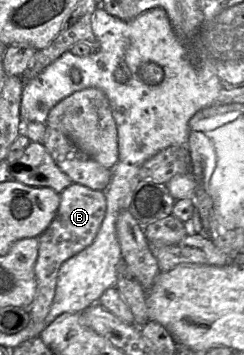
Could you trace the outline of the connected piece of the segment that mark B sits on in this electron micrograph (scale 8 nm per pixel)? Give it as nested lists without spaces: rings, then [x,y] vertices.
[[[73,183],[59,195],[60,203],[56,215],[38,237],[38,254],[34,264],[36,290],[28,310],[30,321],[35,323],[43,323],[49,312],[55,295],[60,266],[93,243],[106,213],[106,199],[103,191]]]

